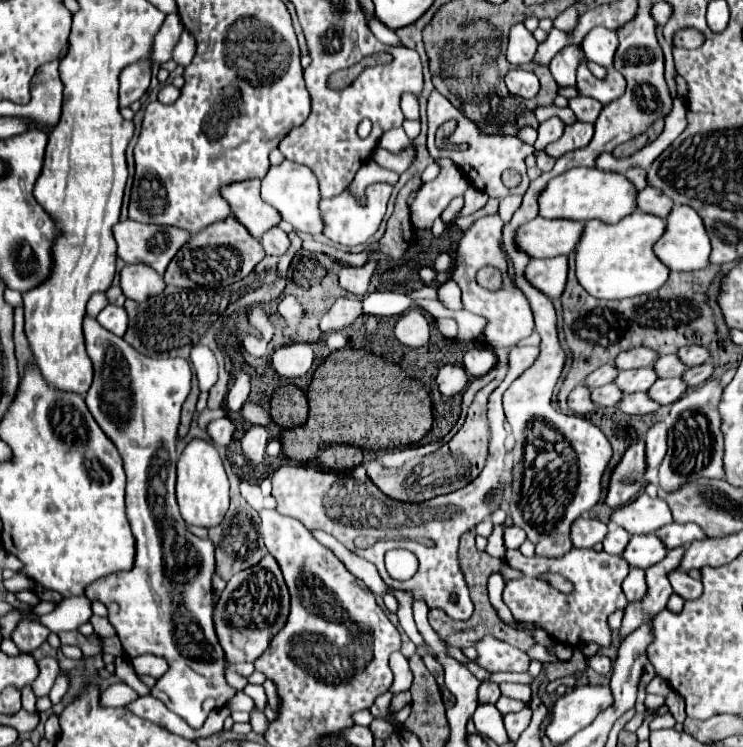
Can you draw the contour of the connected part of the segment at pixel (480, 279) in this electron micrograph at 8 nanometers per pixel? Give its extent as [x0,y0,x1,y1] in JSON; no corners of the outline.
[477,267,501,291]

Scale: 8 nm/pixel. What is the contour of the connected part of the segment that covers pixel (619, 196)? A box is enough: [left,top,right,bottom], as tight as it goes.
[539,167,637,224]

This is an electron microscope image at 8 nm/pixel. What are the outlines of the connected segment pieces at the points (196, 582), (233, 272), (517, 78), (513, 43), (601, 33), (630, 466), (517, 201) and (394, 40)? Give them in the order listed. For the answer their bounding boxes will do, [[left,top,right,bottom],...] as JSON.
[[83,315,235,729],[165,215,265,287],[505,69,540,99],[507,23,539,65],[583,27,619,69],[605,441,645,509],[499,195,521,223],[369,19,401,47]]

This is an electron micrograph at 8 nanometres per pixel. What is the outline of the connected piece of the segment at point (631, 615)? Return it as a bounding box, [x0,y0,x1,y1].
[619,547,685,641]

